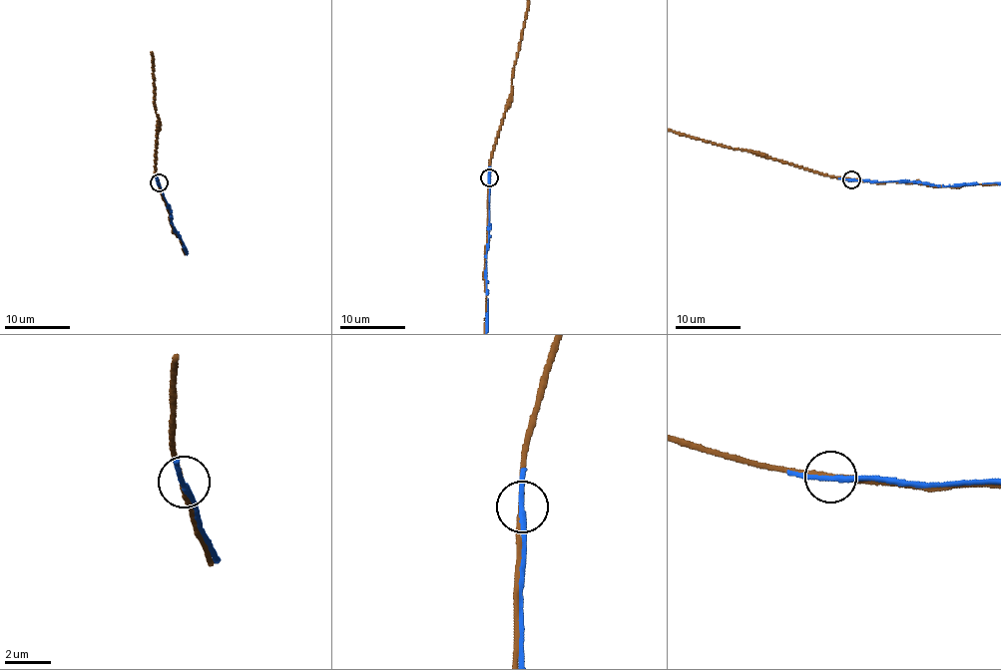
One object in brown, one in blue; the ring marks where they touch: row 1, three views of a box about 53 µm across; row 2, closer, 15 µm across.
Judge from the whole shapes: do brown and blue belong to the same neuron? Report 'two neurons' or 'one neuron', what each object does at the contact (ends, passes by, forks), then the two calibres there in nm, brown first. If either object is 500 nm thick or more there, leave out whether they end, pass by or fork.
two neurons; brown passes by; blue passes by; 200 nm thick on the brown side, 200 nm on the other

